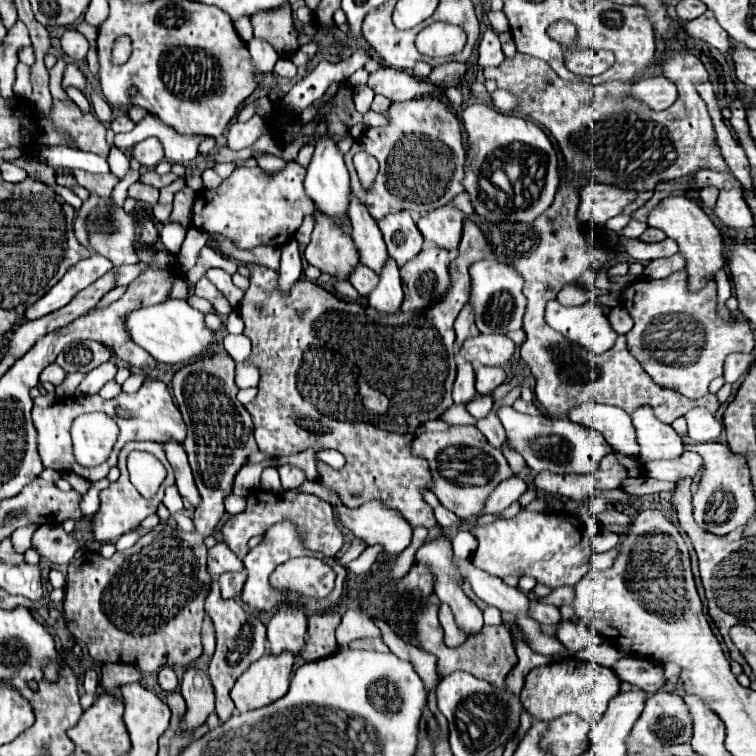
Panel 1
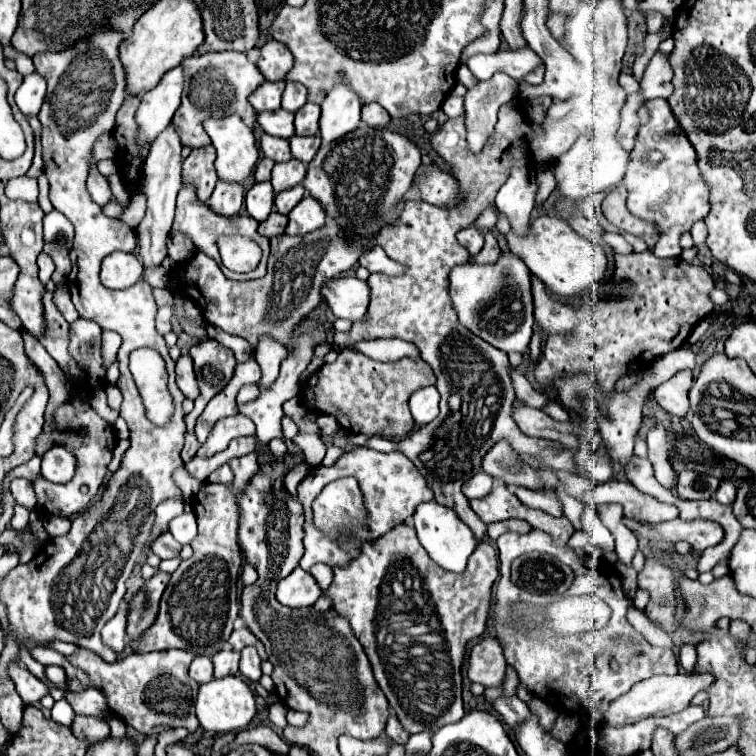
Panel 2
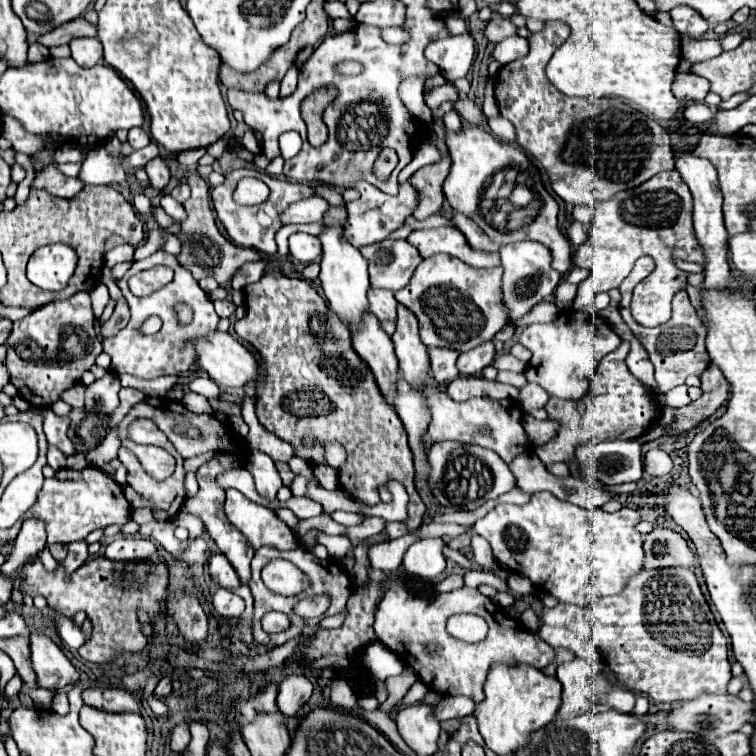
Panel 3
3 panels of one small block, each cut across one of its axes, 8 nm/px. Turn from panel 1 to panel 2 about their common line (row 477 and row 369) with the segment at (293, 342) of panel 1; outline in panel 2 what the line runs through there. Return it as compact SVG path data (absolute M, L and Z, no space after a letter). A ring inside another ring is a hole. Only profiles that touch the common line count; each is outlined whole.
M344 348L334 364L324 364L298 392L300 402L318 414L334 416L346 432L404 438L414 430L408 398L414 390L436 382L432 368L422 358L402 358L398 362L376 362L354 348Z

